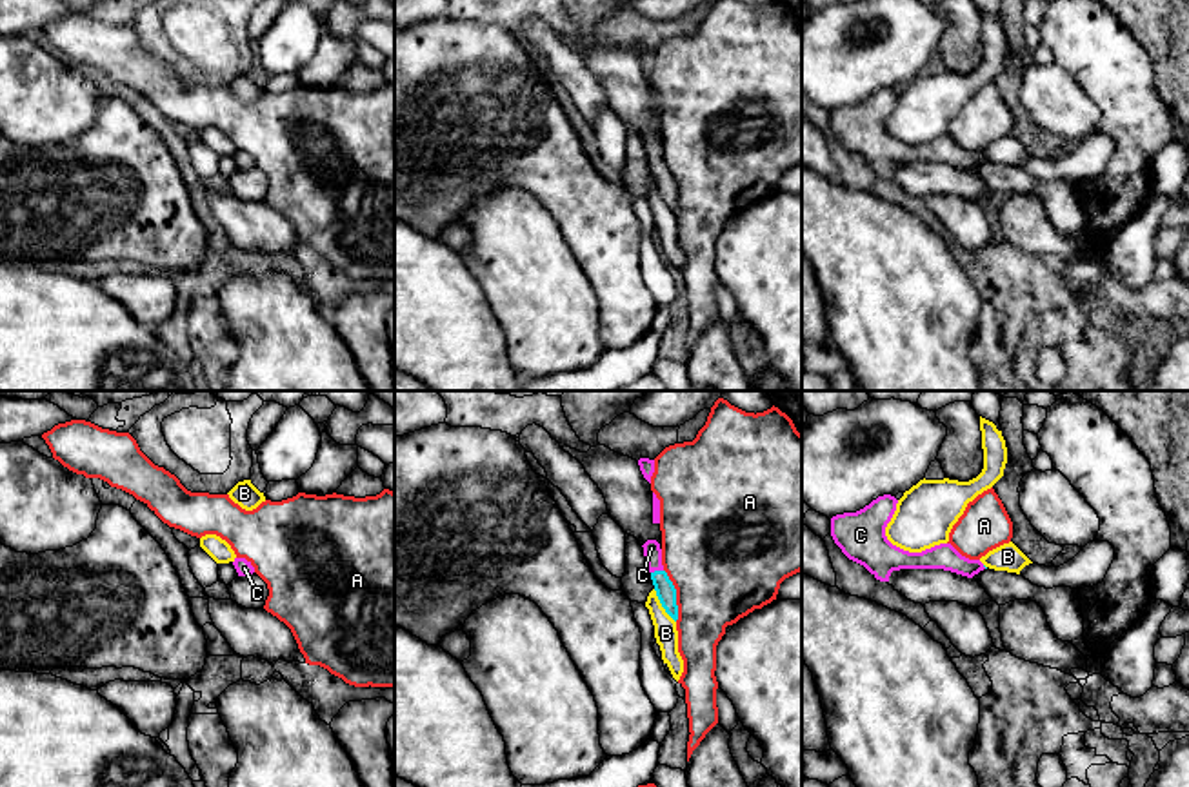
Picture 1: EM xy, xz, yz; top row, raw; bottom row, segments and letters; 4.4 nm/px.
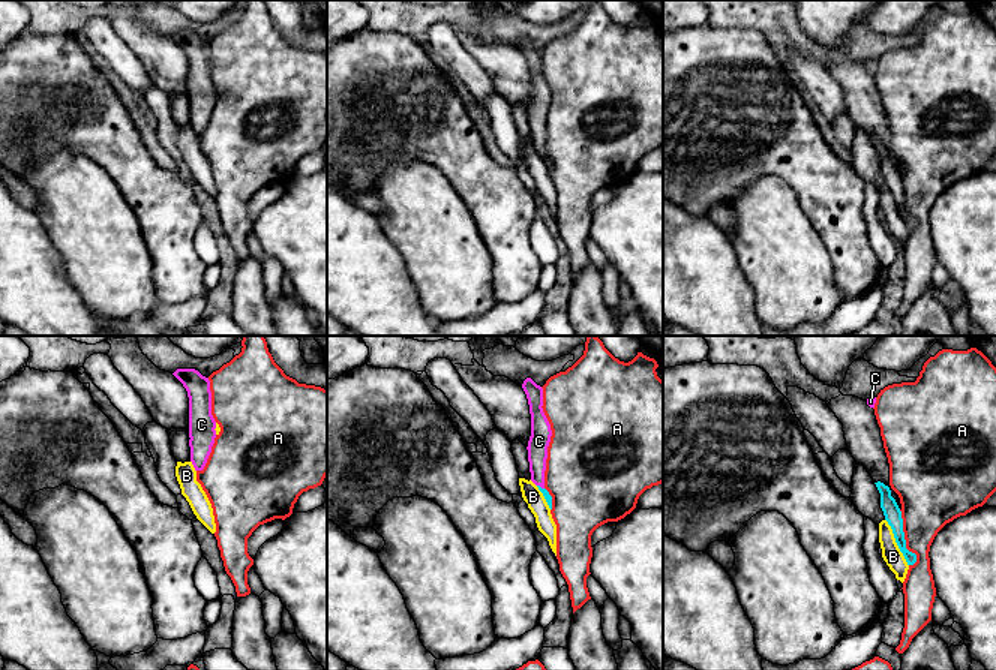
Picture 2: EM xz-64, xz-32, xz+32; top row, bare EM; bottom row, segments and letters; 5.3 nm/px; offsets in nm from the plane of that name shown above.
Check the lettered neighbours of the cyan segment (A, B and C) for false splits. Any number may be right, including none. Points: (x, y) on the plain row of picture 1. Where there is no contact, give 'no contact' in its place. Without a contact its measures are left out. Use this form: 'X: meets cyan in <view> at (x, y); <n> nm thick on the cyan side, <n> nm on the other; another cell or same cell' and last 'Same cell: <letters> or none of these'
A: meets cyan in xz at (675, 188); 90 nm thick on the cyan side, 480 nm on the other; another cell
B: meets cyan in xz at (662, 199); 90 nm thick on the cyan side, 100 nm on the other; another cell
C: meets cyan in xz at (657, 164); 90 nm thick on the cyan side, 80 nm on the other; same cell
Same cell: C

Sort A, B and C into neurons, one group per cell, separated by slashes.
A / B / C

